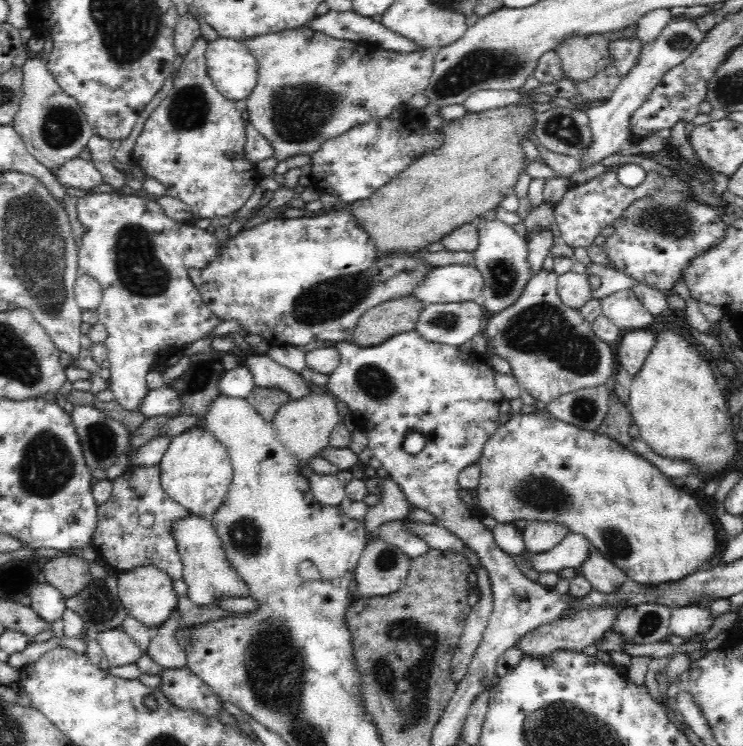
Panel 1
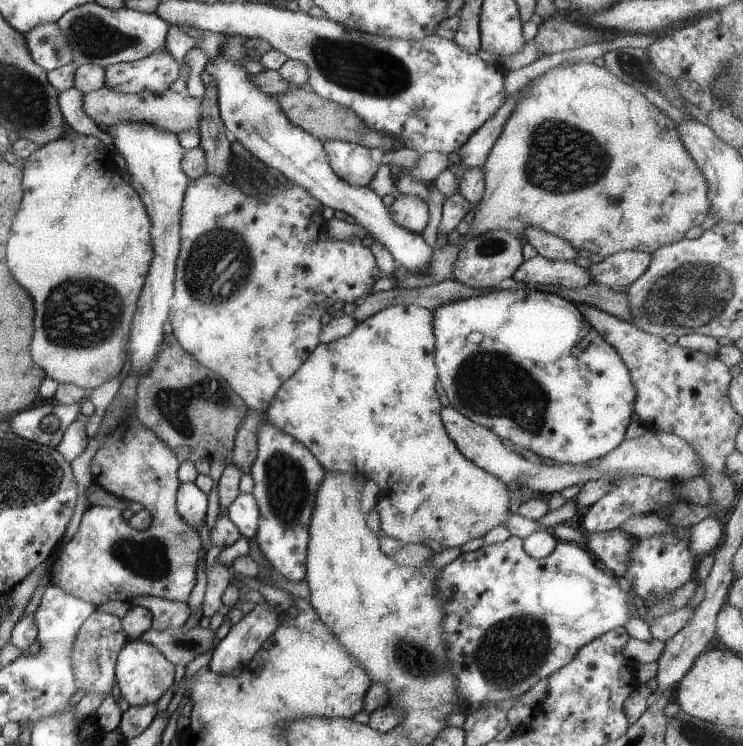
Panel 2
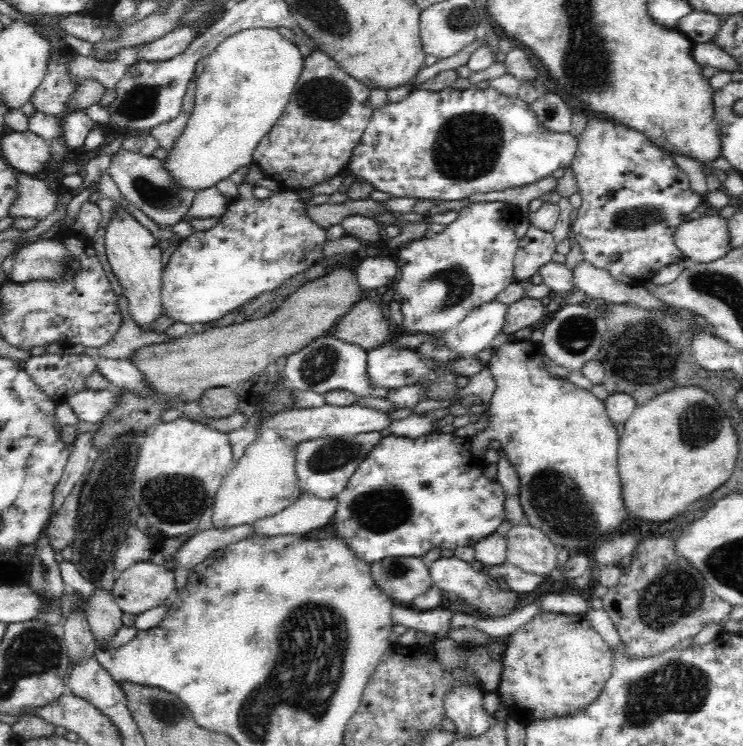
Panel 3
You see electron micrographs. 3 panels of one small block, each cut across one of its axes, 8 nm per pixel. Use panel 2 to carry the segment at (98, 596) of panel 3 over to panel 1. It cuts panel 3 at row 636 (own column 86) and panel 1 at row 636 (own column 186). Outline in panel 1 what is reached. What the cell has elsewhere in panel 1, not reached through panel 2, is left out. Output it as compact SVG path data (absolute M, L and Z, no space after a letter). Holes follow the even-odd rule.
M120 627L98 633L97 640L108 660L108 665L112 668L135 664L144 654L136 642Z

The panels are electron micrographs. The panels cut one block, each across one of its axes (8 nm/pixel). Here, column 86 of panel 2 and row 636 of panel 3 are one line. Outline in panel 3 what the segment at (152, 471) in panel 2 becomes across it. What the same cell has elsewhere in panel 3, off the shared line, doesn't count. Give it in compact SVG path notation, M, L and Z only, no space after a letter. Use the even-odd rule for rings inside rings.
M538 612L505 643L498 693L507 716L523 727L542 719L563 719L593 704L614 670L614 653L590 625L586 613Z

